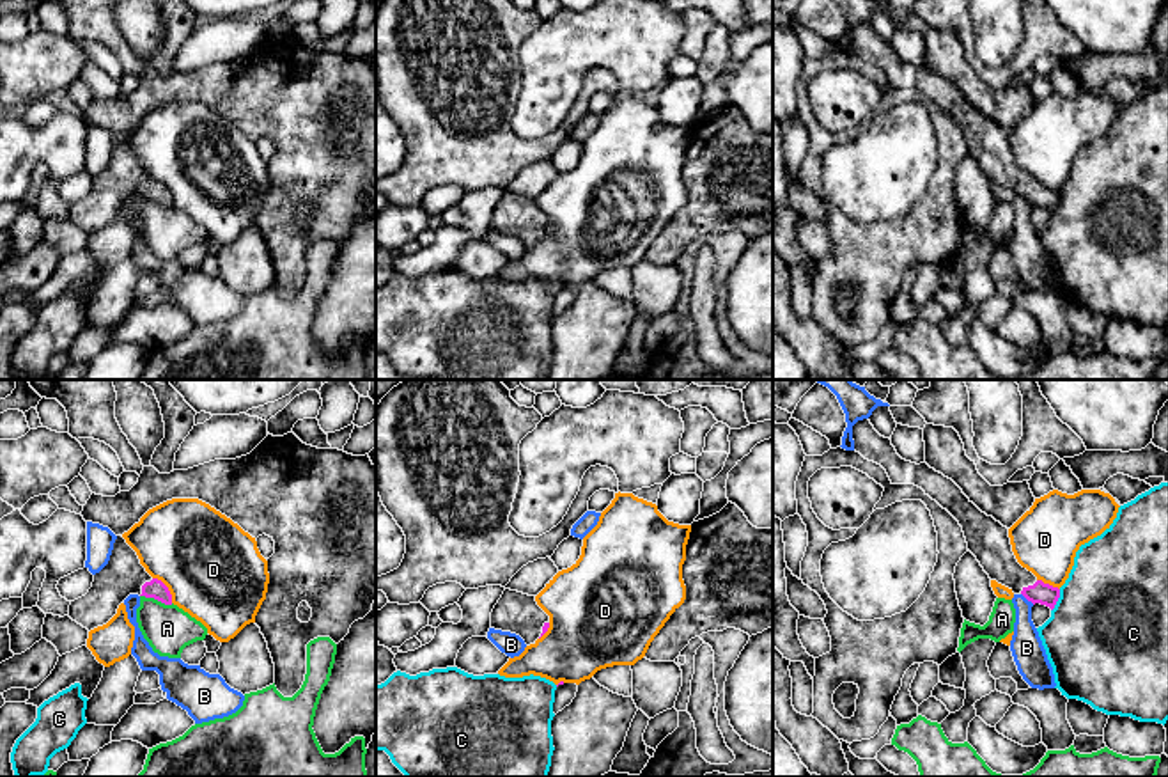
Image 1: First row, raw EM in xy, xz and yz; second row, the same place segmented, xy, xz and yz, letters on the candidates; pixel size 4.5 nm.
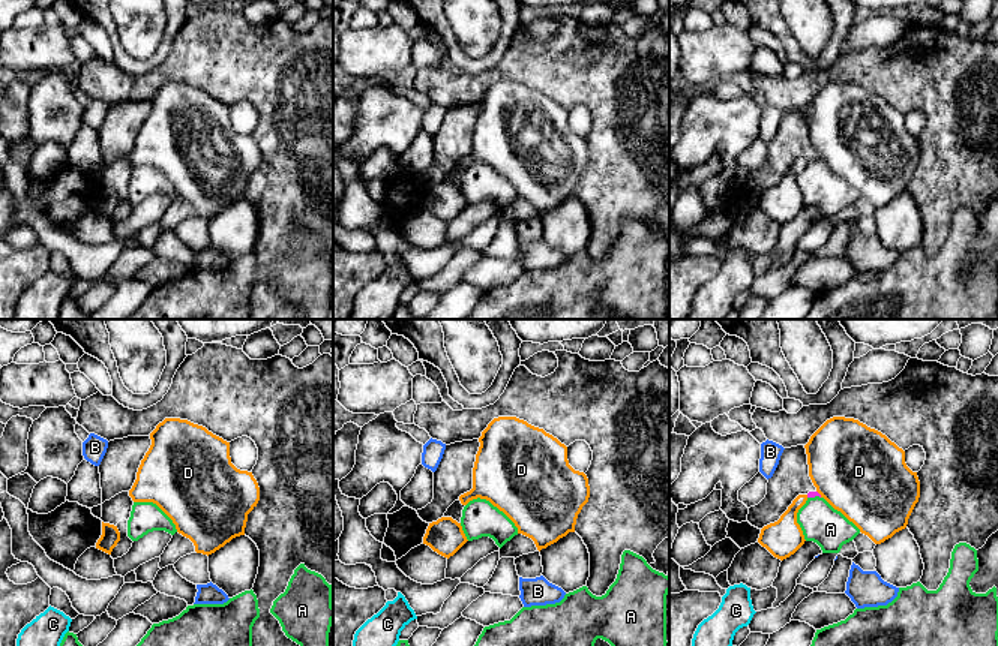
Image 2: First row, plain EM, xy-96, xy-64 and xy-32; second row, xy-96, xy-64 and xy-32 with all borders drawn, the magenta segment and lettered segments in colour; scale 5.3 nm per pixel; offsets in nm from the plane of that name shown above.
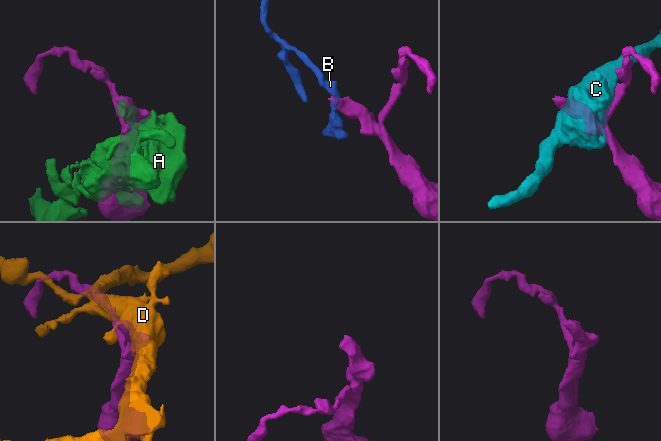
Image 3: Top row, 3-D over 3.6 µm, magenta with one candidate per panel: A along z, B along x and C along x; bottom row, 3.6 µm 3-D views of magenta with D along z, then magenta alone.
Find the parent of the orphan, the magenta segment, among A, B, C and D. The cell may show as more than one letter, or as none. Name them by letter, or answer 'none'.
none

